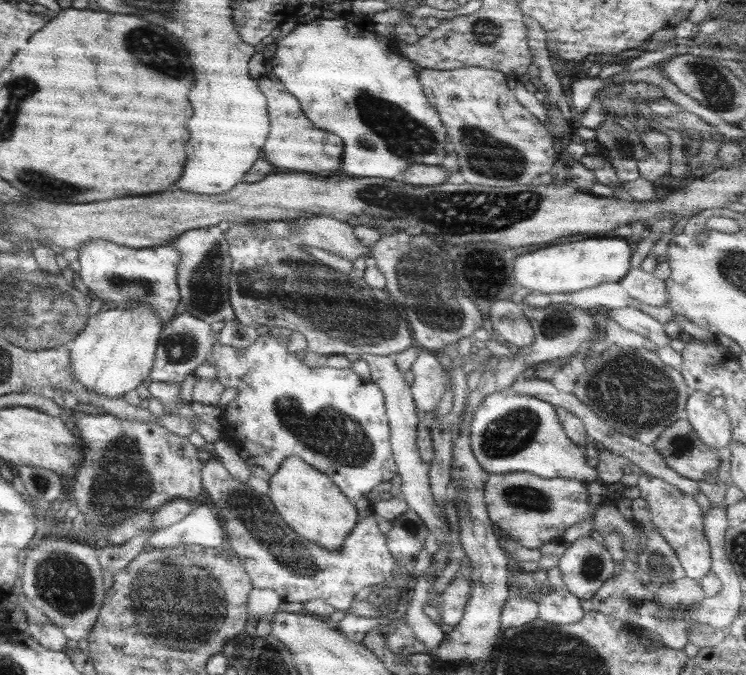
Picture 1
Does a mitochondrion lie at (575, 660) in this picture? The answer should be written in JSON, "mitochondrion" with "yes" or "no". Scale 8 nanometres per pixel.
{"mitochondrion":"yes"}

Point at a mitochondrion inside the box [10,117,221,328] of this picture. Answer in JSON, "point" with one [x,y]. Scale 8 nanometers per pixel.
{"point":[57,188]}

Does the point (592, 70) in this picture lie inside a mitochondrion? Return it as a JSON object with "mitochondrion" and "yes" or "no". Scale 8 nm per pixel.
{"mitochondrion":"yes"}

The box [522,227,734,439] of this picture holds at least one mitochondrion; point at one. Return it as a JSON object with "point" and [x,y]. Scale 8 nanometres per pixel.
{"point":[638,395]}

